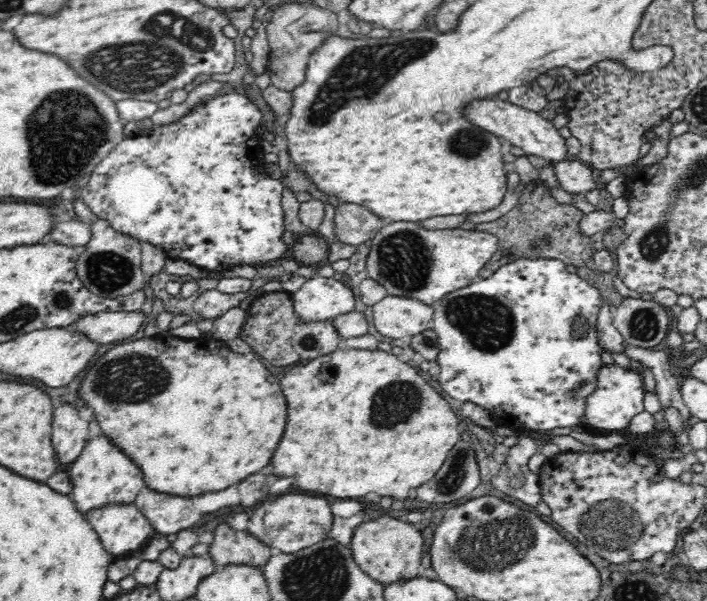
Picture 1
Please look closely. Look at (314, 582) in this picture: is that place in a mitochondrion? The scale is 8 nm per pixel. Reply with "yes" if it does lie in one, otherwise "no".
yes

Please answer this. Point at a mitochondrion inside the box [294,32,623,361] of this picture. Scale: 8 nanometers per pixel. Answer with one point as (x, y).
(362, 72)

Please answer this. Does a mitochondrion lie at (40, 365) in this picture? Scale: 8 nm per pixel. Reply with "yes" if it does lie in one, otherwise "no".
no

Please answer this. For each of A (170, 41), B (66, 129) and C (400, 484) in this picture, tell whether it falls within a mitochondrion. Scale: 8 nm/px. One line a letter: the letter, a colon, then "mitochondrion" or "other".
A: mitochondrion
B: mitochondrion
C: other

